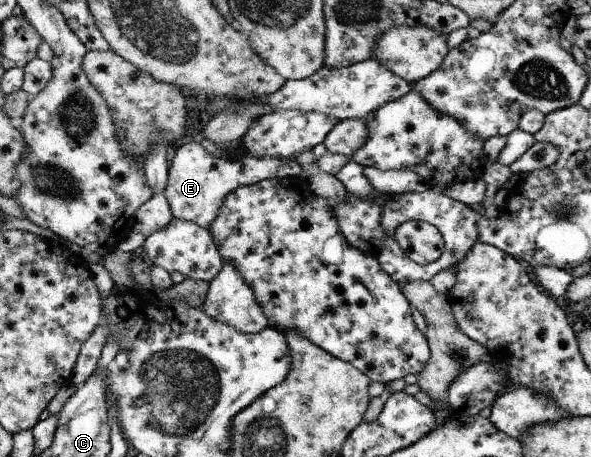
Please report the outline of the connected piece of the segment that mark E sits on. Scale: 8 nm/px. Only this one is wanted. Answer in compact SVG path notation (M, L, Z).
M185 142L176 147L168 168L168 181L163 191L175 218L195 222L209 228L219 216L223 201L238 188L254 185L268 178L300 177L302 168L293 159L257 158L250 154L239 161L229 157L212 157L196 142Z

